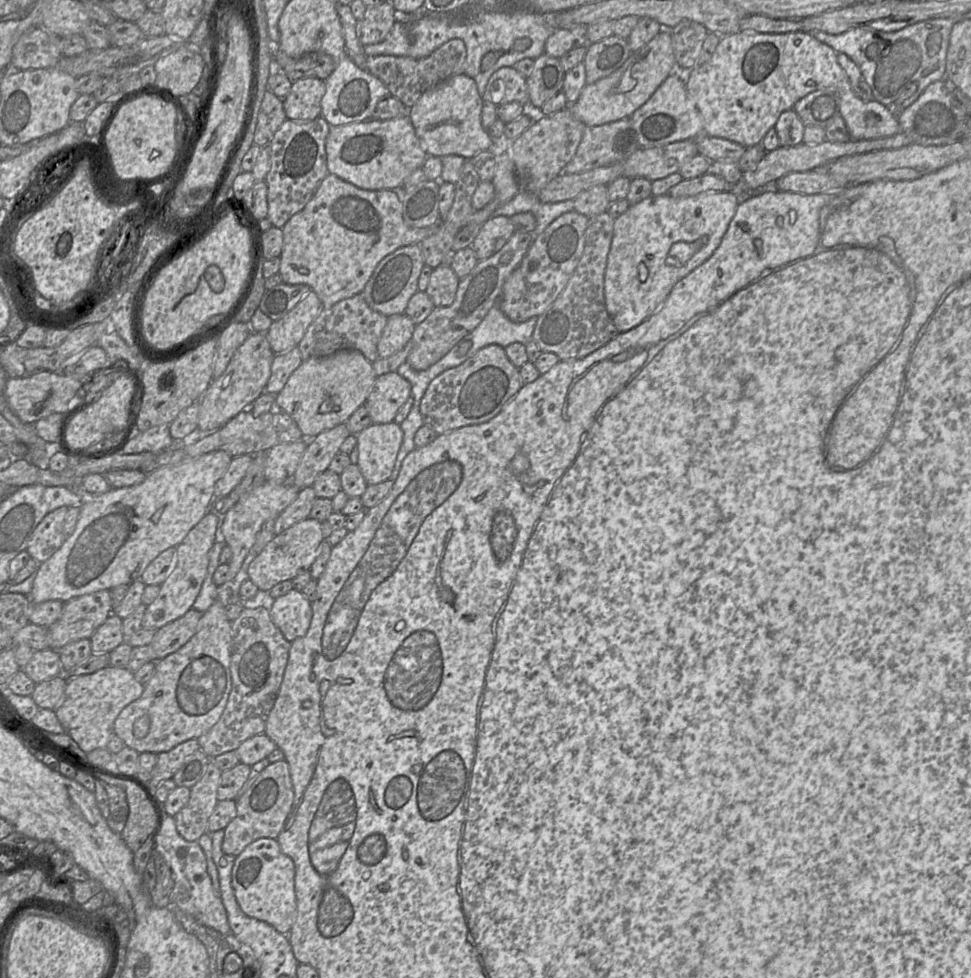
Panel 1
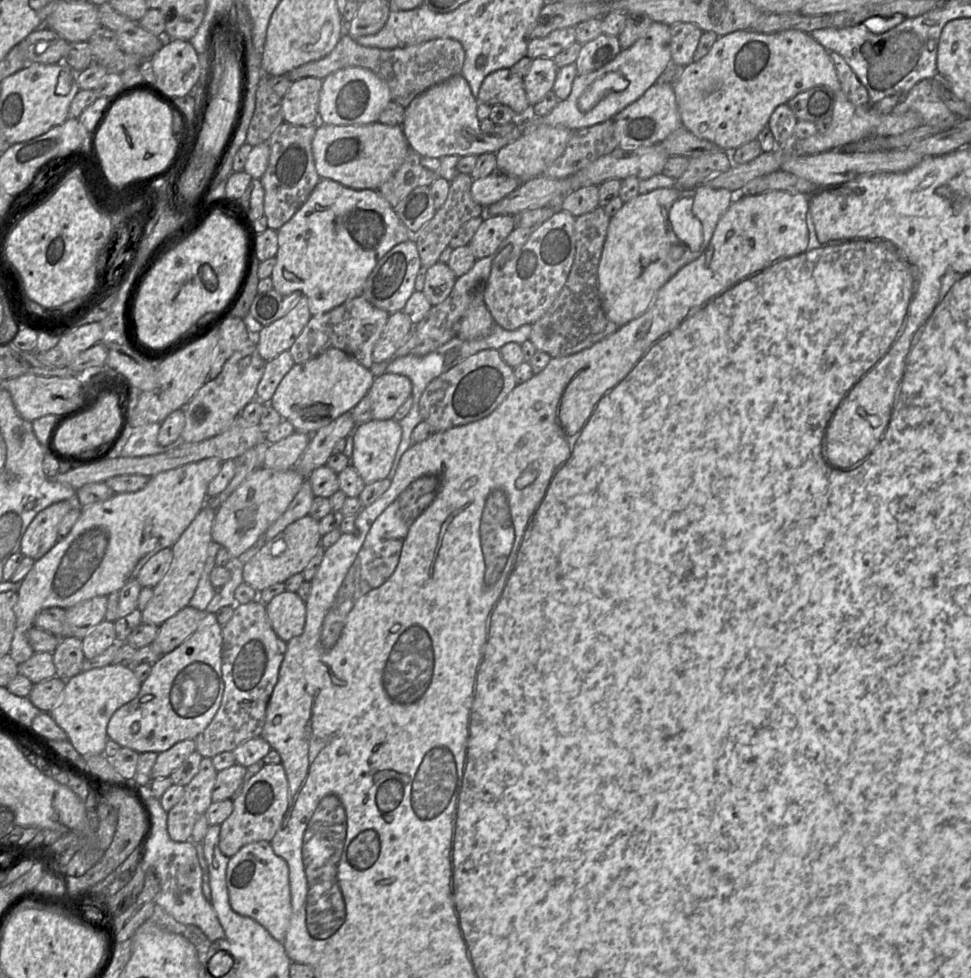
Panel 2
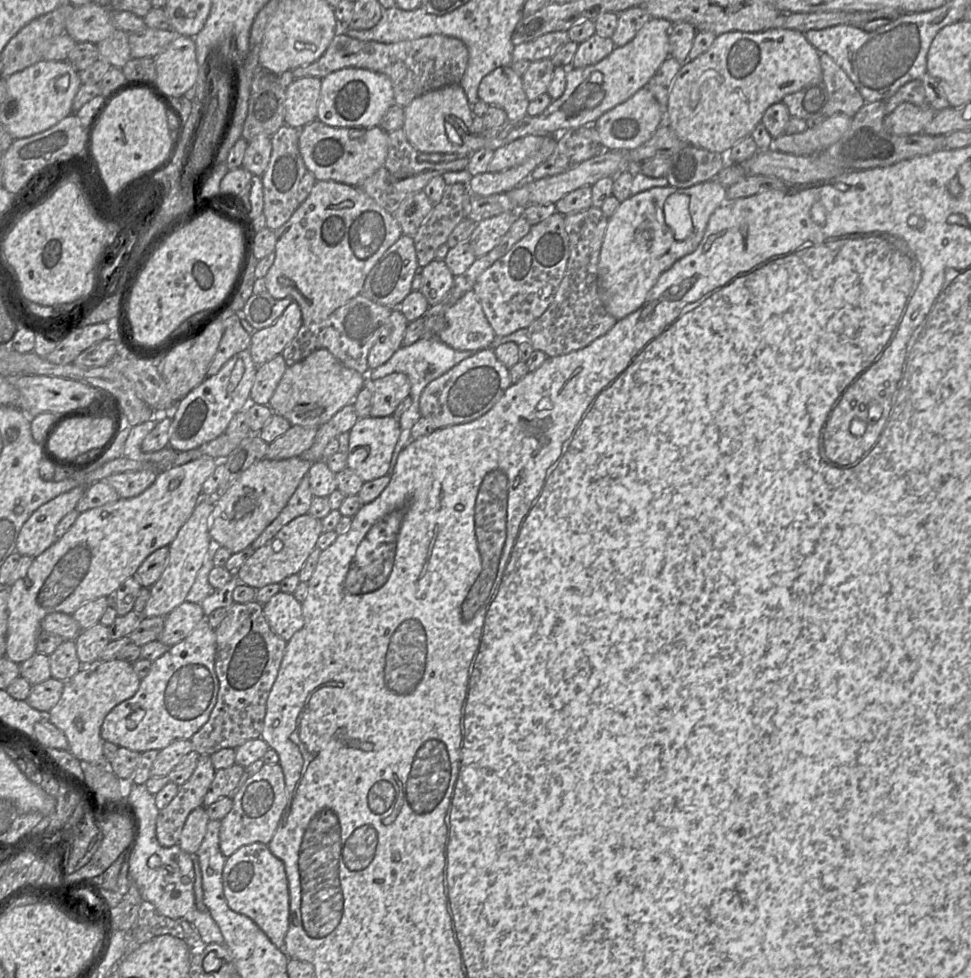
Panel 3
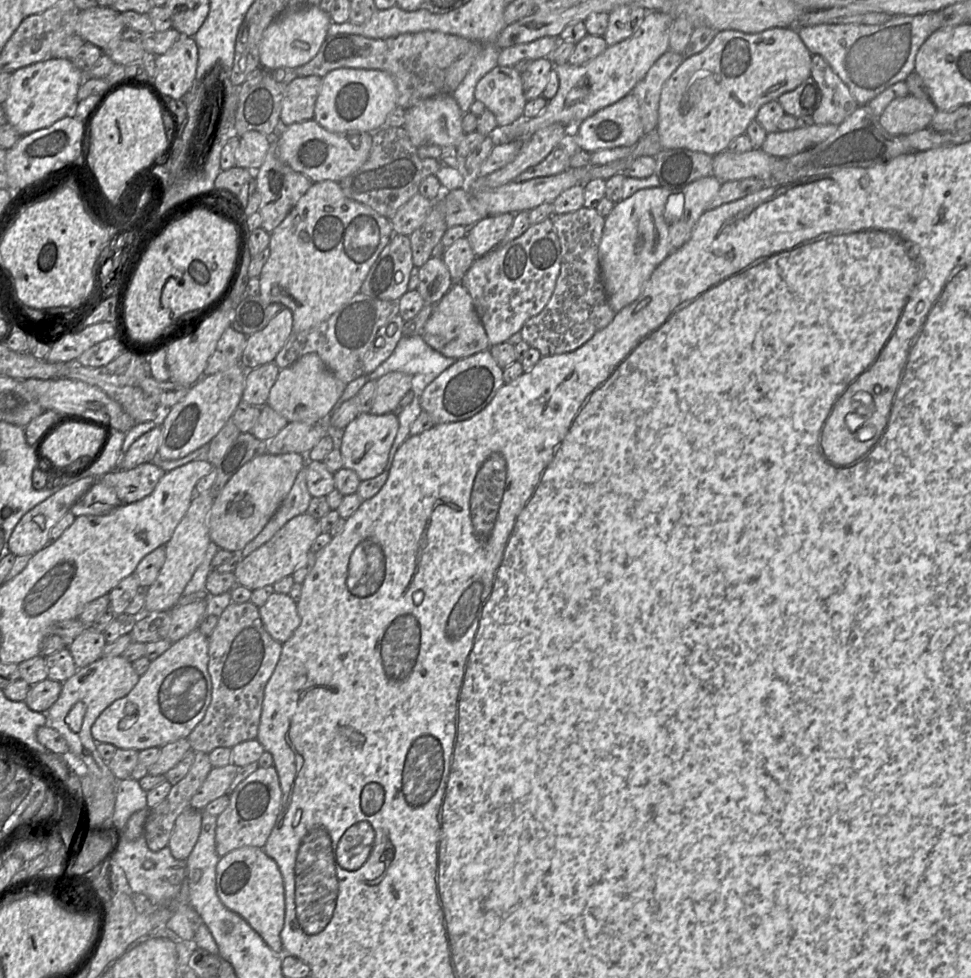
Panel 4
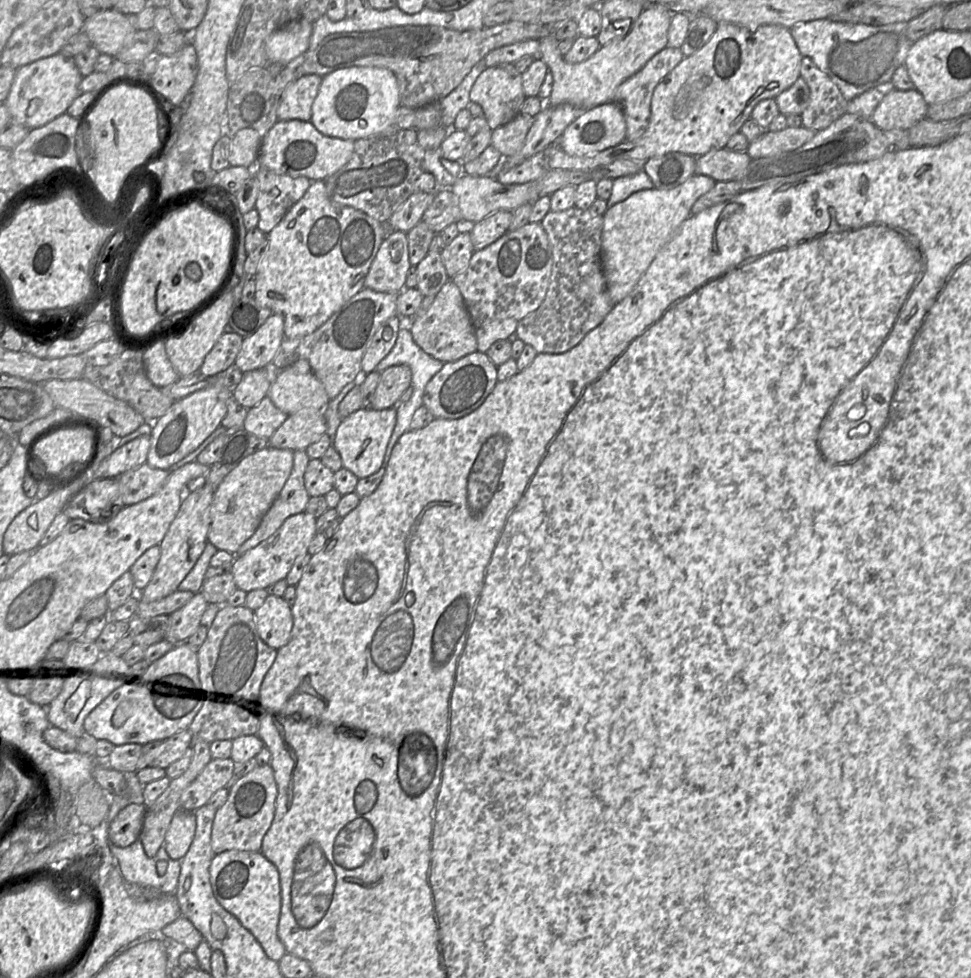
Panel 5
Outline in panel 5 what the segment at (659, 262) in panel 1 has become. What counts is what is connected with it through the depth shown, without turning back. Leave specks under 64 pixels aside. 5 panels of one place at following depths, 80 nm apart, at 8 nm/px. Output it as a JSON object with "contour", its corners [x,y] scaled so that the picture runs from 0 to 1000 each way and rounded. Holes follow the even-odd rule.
{"contour":[[[716,178],[695,192],[660,194],[626,213],[621,220],[619,266],[624,294],[632,311],[640,309],[652,297],[680,255],[712,221],[717,204],[736,188],[732,181]]]}

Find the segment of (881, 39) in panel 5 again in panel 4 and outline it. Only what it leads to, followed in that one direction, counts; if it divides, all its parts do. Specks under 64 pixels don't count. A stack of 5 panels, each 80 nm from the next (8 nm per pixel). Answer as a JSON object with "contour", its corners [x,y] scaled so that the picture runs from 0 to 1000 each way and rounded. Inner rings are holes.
{"contour":[[[960,11],[925,15],[906,26],[846,25],[823,28],[821,33],[834,54],[851,61],[888,108],[941,74],[947,48],[969,27],[969,13]]]}

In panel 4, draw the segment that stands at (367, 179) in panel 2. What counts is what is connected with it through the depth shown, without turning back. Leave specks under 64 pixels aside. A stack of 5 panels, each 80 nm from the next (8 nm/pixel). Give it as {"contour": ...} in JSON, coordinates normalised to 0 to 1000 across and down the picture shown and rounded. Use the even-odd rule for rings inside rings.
{"contour":[[[323,122],[300,127],[285,135],[286,162],[303,175],[316,180],[321,187],[336,184],[349,187],[377,166],[382,149],[381,135],[363,133],[343,136],[331,130]]]}

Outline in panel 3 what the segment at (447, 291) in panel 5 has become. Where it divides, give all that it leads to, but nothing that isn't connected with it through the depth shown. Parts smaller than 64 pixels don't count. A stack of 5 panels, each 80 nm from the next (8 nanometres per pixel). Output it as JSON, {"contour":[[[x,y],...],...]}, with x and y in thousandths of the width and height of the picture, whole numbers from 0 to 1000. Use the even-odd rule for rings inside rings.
{"contour":[[[483,298],[479,300],[458,321],[458,335],[451,342],[451,347],[469,358],[491,360],[504,356],[510,340],[504,331],[492,303]]]}

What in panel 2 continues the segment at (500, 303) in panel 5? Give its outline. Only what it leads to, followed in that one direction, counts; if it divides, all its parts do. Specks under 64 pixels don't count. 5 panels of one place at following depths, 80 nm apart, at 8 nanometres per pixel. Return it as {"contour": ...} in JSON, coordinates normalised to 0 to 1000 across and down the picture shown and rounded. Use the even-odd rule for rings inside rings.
{"contour":[[[574,216],[568,222],[549,235],[537,256],[517,273],[507,275],[498,299],[498,310],[510,330],[520,337],[528,338],[541,331],[550,331],[568,313],[590,271],[592,263],[591,228],[593,222],[582,216]]]}

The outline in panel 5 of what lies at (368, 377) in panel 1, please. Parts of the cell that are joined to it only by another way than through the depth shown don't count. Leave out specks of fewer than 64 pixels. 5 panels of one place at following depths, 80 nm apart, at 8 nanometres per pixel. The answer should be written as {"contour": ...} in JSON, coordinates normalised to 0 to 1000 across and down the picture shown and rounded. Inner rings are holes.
{"contour":[[[308,368],[286,379],[275,405],[296,424],[312,418],[333,420],[340,410],[333,393],[324,385],[316,368]]]}

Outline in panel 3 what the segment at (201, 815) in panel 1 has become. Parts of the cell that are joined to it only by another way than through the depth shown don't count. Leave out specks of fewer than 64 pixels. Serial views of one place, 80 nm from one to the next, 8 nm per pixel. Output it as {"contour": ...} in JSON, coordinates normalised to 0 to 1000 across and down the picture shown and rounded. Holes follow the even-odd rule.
{"contour":[[[206,772],[197,794],[184,804],[182,813],[164,829],[161,838],[162,859],[168,866],[183,864],[195,832],[209,824],[209,818],[221,794],[216,772]]]}

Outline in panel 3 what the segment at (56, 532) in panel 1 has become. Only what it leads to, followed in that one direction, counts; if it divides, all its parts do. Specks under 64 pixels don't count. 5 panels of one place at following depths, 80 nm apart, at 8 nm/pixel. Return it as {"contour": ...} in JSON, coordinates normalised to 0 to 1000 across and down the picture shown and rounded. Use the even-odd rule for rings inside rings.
{"contour":[[[81,496],[36,521],[23,538],[16,553],[16,563],[23,569],[38,570],[61,552],[57,548],[60,535],[78,519],[89,498]]]}

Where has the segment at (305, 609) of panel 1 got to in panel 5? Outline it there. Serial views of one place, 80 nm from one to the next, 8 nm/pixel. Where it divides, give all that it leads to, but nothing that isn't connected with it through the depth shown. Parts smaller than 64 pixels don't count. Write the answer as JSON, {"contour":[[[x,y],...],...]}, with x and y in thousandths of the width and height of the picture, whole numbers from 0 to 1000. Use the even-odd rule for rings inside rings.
{"contour":[[[276,607],[272,617],[263,624],[263,635],[268,651],[279,662],[288,664],[301,649],[301,621],[291,610]]]}

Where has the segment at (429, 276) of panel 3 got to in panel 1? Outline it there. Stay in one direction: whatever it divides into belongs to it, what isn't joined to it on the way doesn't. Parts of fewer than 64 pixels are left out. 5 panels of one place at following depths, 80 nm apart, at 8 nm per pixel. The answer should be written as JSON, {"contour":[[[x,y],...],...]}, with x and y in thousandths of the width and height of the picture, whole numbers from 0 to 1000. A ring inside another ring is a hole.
{"contour":[[[452,271],[446,275],[438,299],[448,314],[463,313],[469,307],[473,287],[464,273]]]}

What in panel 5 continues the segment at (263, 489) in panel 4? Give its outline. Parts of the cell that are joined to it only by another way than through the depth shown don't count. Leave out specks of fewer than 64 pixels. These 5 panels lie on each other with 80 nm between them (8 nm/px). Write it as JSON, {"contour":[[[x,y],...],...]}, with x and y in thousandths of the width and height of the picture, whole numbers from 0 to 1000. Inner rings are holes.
{"contour":[[[275,456],[252,467],[240,481],[238,481],[221,501],[215,518],[214,553],[225,562],[242,565],[247,558],[256,551],[269,532],[287,506],[296,492],[302,478],[302,461]]]}

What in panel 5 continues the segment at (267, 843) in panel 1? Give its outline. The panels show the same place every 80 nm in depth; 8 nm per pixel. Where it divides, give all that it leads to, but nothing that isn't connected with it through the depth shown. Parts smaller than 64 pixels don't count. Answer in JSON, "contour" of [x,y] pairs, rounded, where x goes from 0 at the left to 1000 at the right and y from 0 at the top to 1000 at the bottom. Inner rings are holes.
{"contour":[[[236,869],[219,876],[215,893],[227,925],[261,955],[278,981],[287,984],[295,970],[286,957],[289,910],[284,887],[269,871]]]}

